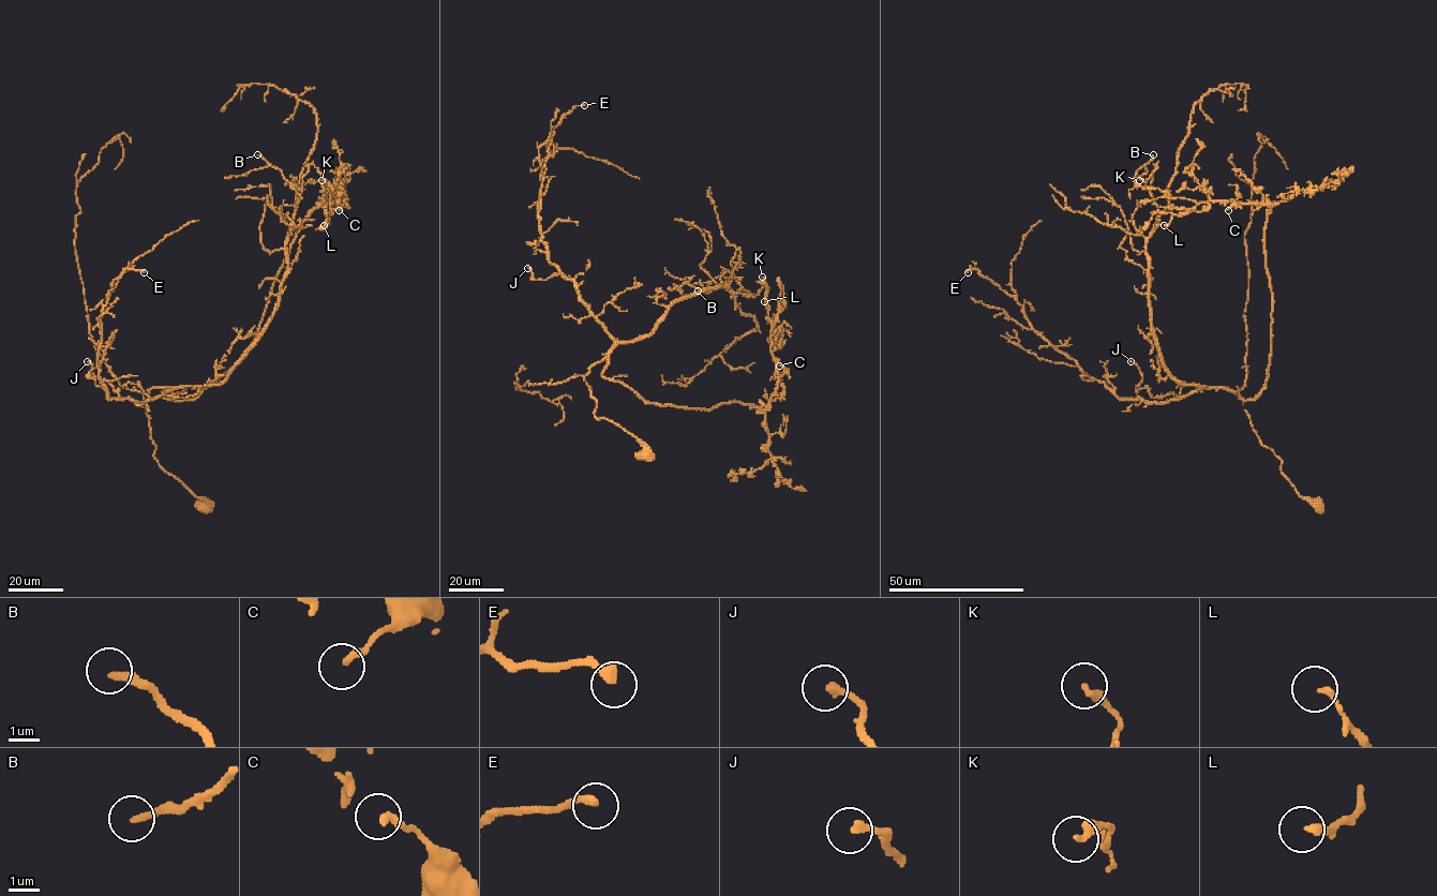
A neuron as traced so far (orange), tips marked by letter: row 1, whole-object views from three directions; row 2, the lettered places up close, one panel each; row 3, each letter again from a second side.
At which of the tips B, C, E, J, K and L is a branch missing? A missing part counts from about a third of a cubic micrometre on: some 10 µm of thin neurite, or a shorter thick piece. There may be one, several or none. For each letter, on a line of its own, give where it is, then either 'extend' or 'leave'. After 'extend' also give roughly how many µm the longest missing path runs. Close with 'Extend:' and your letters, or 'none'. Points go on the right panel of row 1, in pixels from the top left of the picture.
B: place (1153, 154); extend; missing 30 µm
C: place (1228, 210); leave
E: place (968, 272); extend; missing 10 µm
J: place (1131, 361); extend; missing 30 µm
K: place (1139, 180); leave
L: place (1164, 225); leave
Extend: B, E, J

